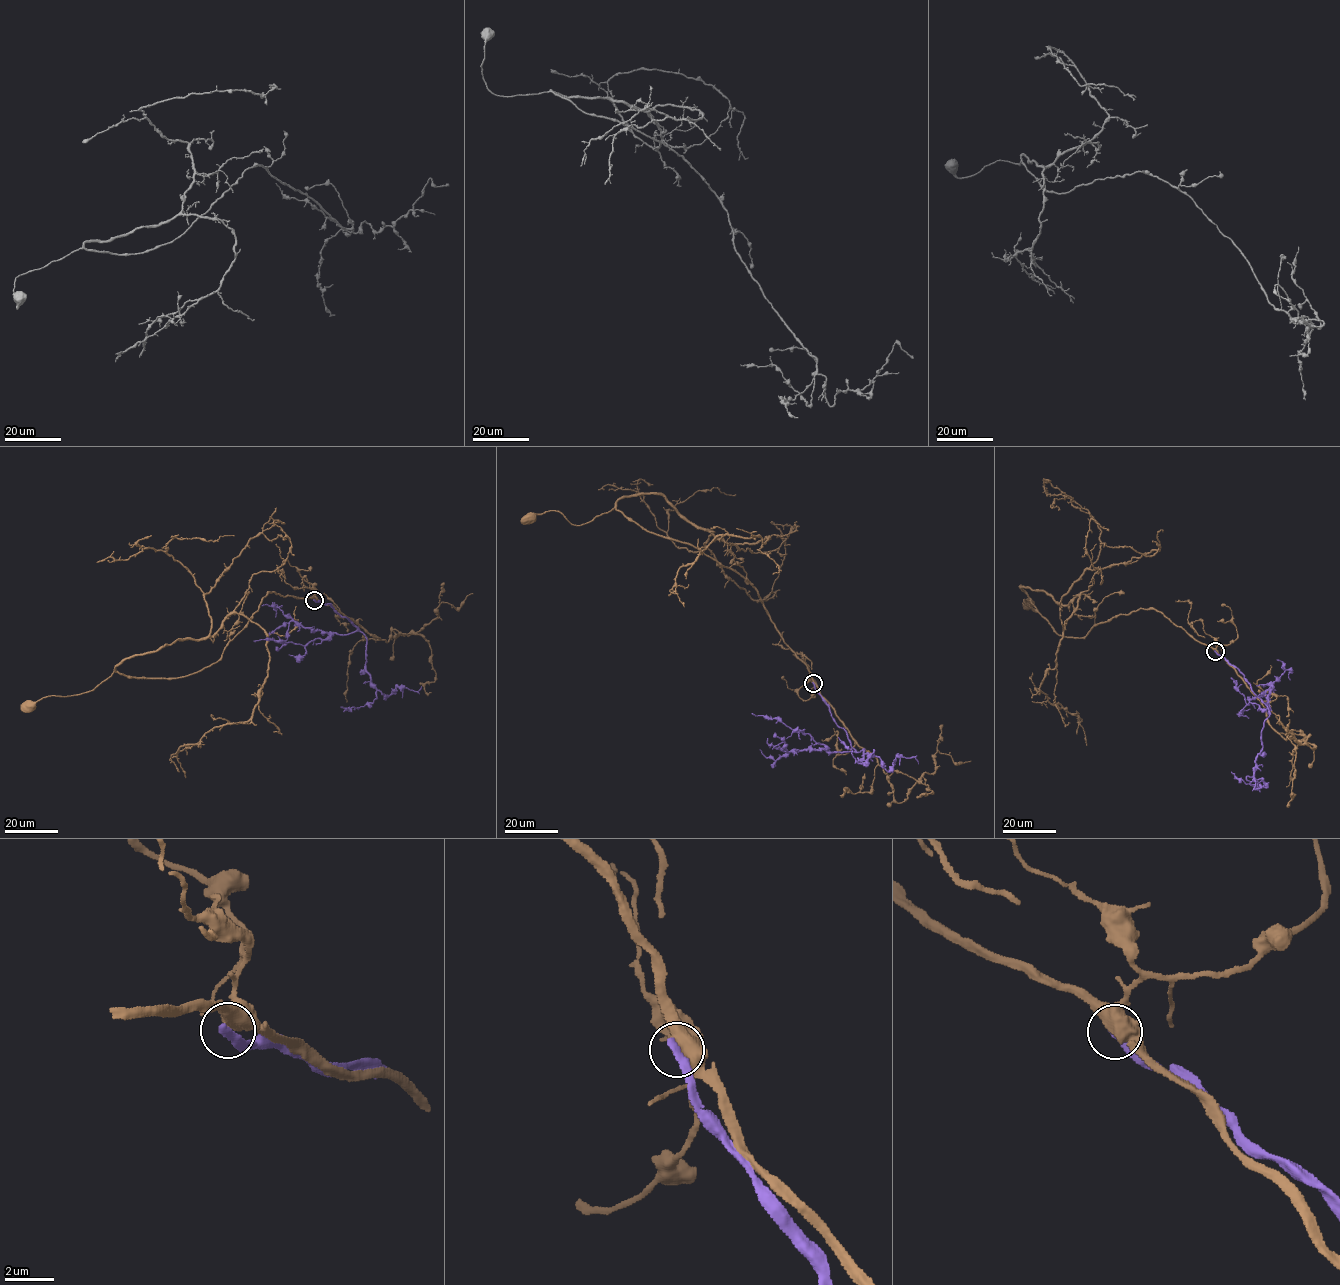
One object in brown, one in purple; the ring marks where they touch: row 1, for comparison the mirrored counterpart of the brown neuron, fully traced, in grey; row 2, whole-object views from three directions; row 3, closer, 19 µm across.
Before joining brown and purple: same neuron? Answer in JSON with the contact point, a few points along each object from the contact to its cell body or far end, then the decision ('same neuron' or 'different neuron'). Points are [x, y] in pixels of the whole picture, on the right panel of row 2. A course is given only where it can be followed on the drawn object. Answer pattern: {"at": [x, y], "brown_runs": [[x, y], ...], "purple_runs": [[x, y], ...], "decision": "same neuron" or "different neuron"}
{"at": [1215, 651], "brown_runs": [[1215, 651], [1154, 609], [1121, 614], [1075, 637], [1059, 635], [1029, 598], [1038, 612], [1023, 599], [1027, 605]], "purple_runs": [[1215, 651], [1234, 665], [1268, 710], [1254, 779], [1267, 787], [1255, 780], [1254, 789], [1262, 787]], "decision": "different neuron"}

